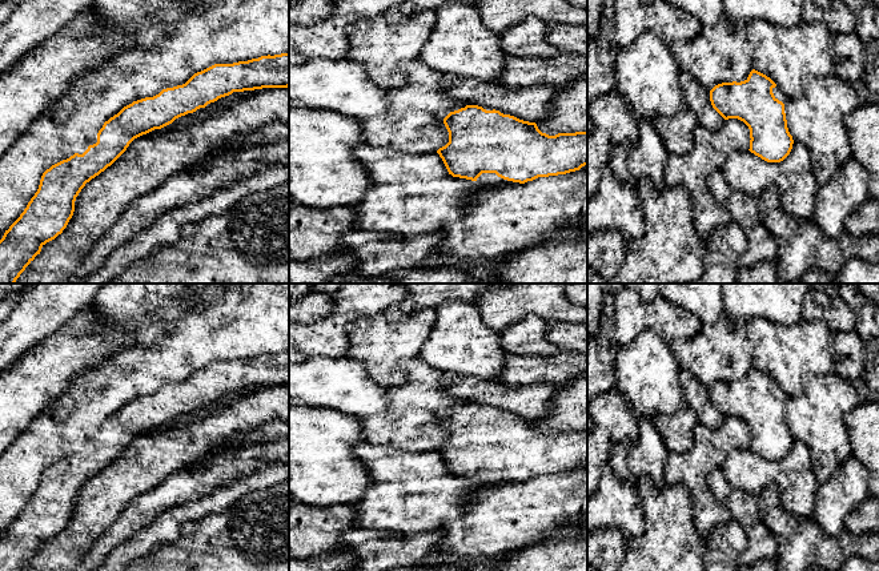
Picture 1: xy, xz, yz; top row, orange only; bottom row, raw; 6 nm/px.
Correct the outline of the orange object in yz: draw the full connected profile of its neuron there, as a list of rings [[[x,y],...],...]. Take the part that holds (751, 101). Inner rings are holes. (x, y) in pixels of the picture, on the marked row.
[[[752,69],[744,81],[722,83],[709,91],[713,108],[725,118],[738,118],[750,129],[750,152],[767,162],[783,161],[792,149],[784,113],[786,96],[766,75]]]

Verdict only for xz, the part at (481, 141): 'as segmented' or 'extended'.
extended

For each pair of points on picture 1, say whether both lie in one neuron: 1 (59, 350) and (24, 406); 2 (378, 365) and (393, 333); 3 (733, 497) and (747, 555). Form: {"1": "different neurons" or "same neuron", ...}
{"1": "same neuron", "2": "same neuron", "3": "same neuron"}

